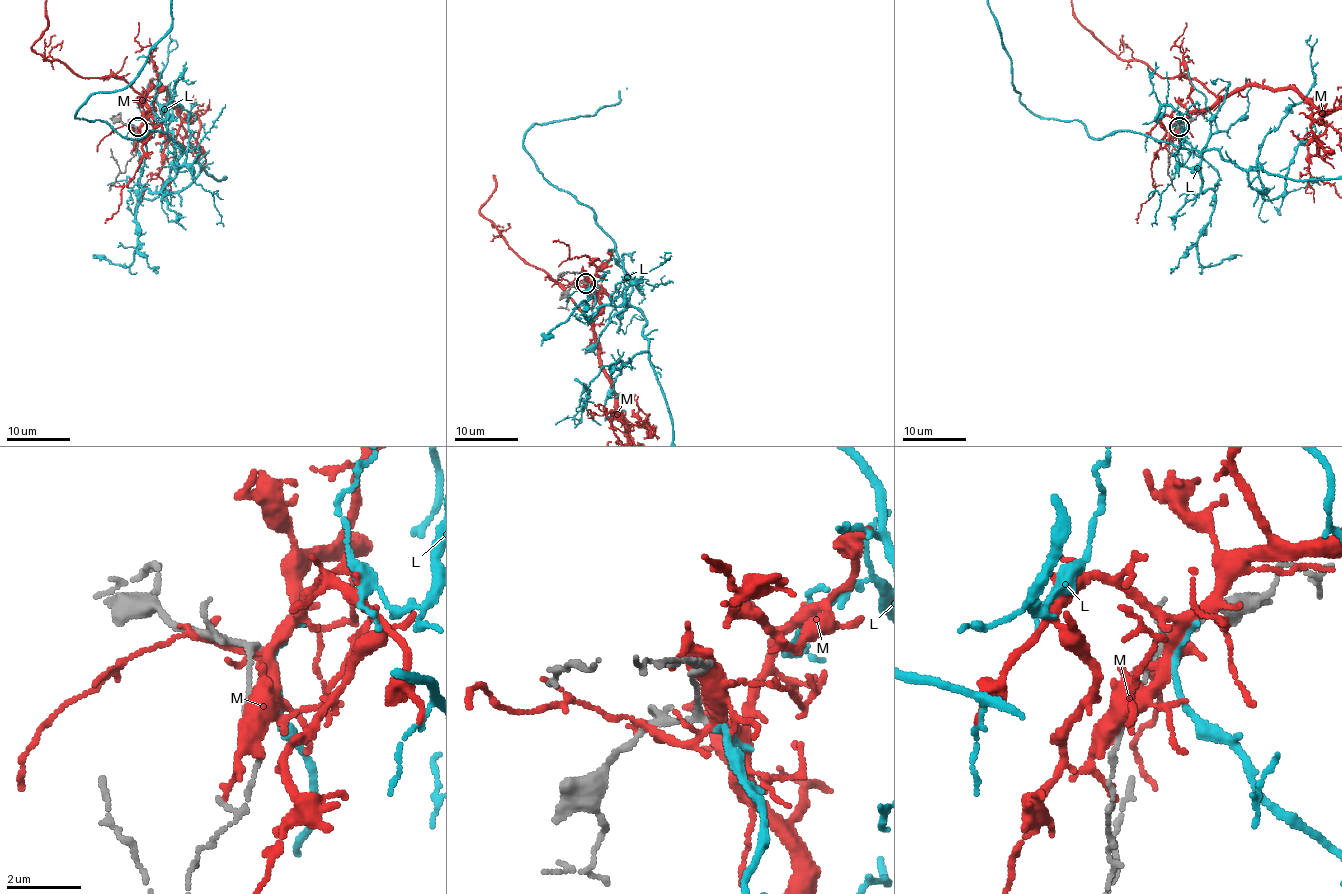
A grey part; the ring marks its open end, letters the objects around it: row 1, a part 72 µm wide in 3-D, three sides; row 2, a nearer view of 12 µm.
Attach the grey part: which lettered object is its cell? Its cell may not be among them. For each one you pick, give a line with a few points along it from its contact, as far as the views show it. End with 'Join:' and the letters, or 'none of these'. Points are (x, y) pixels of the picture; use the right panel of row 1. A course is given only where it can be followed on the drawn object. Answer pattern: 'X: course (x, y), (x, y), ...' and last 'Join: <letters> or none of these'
Join: L

